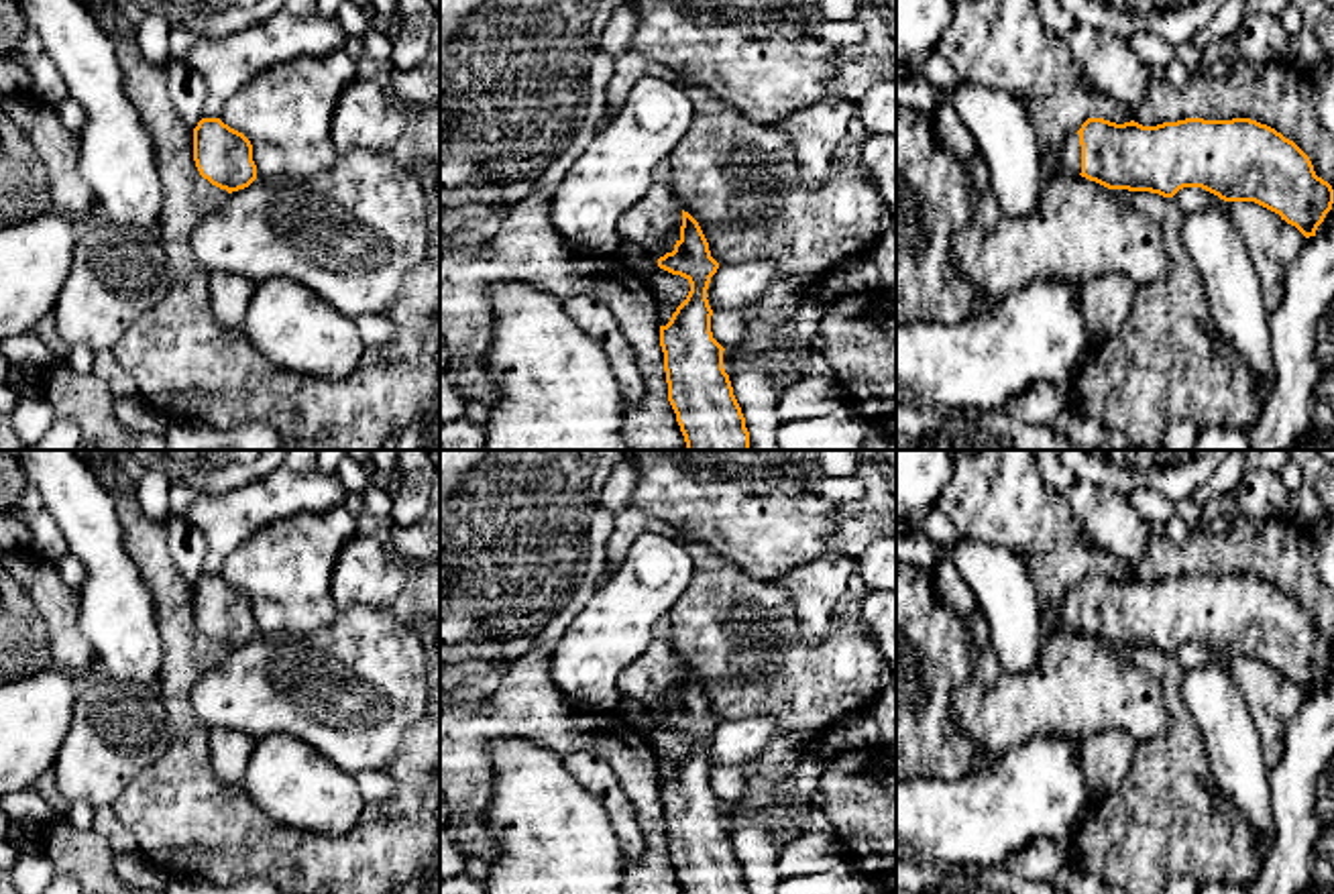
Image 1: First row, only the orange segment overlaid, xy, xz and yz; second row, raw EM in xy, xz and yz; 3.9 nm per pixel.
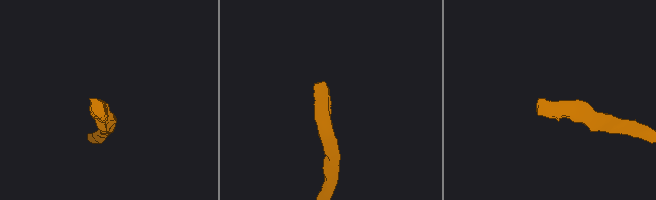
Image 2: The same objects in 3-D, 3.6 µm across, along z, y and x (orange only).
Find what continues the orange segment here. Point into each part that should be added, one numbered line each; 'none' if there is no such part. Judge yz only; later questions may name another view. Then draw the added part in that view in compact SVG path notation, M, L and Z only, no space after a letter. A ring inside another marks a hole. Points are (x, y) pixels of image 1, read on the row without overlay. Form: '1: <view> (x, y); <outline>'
1: yz (1068, 613); M1071 589L1053 609L1053 623L1059 631L1075 633L1081 629L1081 601L1077 589Z

